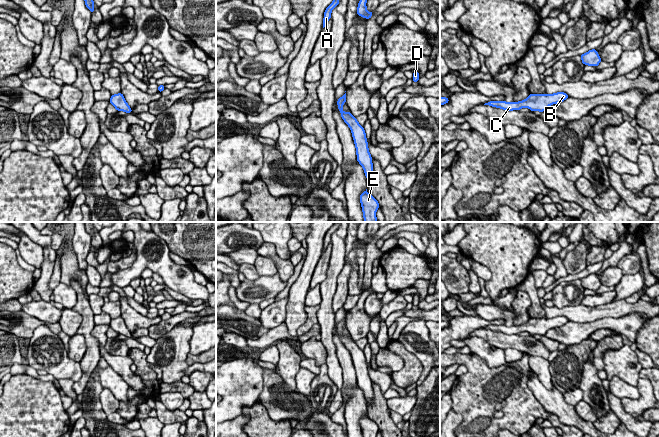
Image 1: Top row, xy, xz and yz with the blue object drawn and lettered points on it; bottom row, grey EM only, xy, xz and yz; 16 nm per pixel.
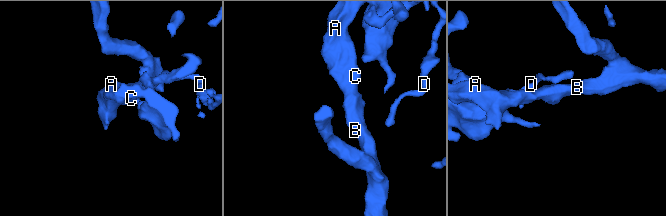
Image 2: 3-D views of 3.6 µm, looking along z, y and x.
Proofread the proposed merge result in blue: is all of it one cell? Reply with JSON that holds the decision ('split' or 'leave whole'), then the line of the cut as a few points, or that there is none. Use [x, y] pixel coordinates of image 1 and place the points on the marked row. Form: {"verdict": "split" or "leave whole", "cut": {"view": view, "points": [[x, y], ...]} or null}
{"verdict": "leave whole", "cut": null}

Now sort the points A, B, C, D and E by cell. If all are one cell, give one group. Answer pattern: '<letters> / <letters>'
A B C D E

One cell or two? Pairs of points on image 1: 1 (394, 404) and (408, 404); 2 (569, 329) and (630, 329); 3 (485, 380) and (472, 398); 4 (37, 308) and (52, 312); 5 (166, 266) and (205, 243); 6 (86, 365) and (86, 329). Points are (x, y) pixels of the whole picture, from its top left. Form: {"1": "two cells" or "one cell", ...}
{"1": "one cell", "2": "one cell", "3": "one cell", "4": "one cell", "5": "two cells", "6": "one cell"}

